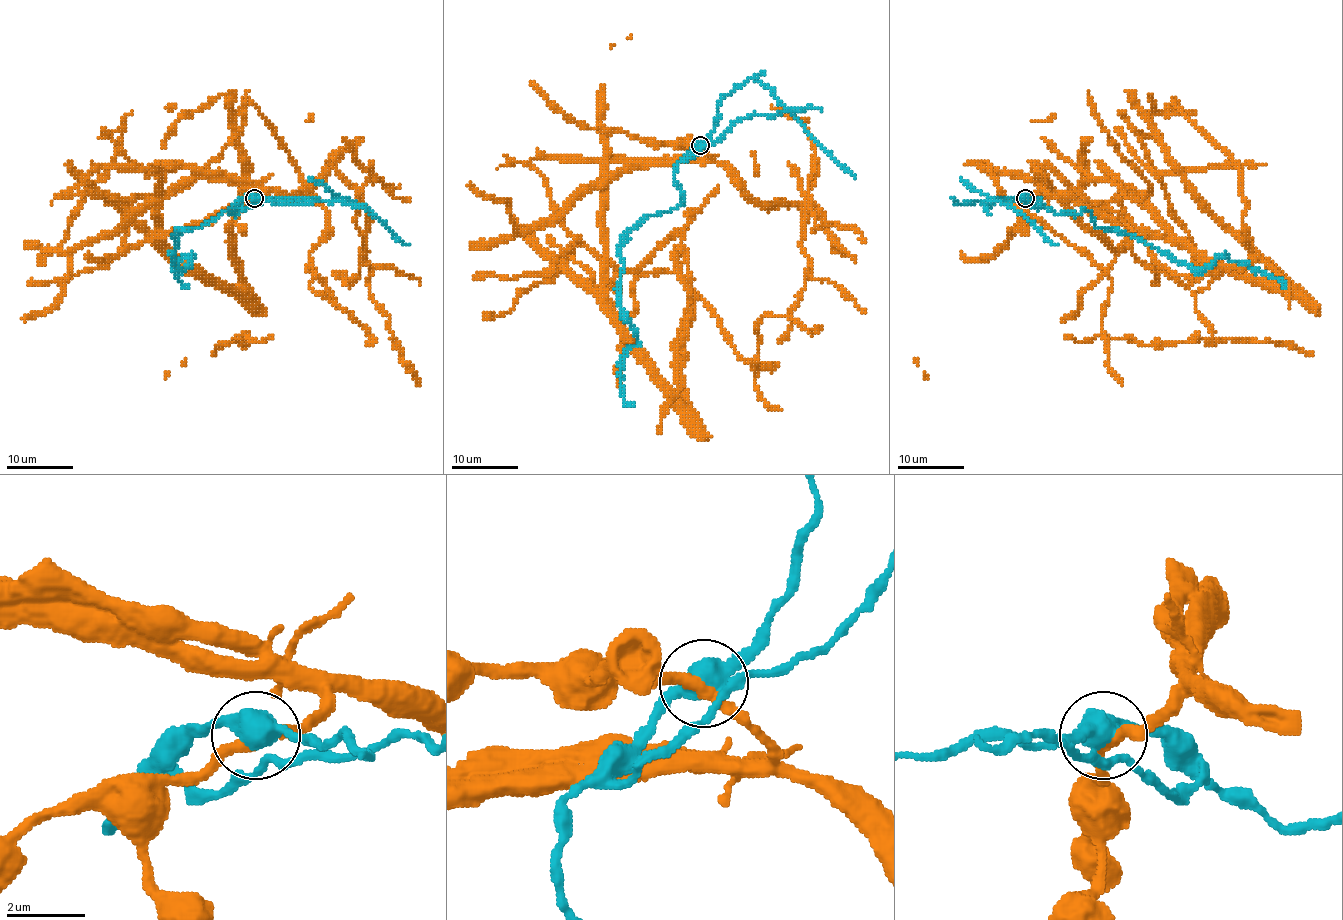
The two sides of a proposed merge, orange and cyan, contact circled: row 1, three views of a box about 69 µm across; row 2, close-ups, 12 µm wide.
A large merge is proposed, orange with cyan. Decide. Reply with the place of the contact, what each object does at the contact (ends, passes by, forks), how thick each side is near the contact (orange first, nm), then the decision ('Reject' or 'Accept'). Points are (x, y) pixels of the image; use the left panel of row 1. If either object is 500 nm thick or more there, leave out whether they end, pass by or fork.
Place: (254, 198). Thickness 280 nm (orange) against 550 nm. Reject

